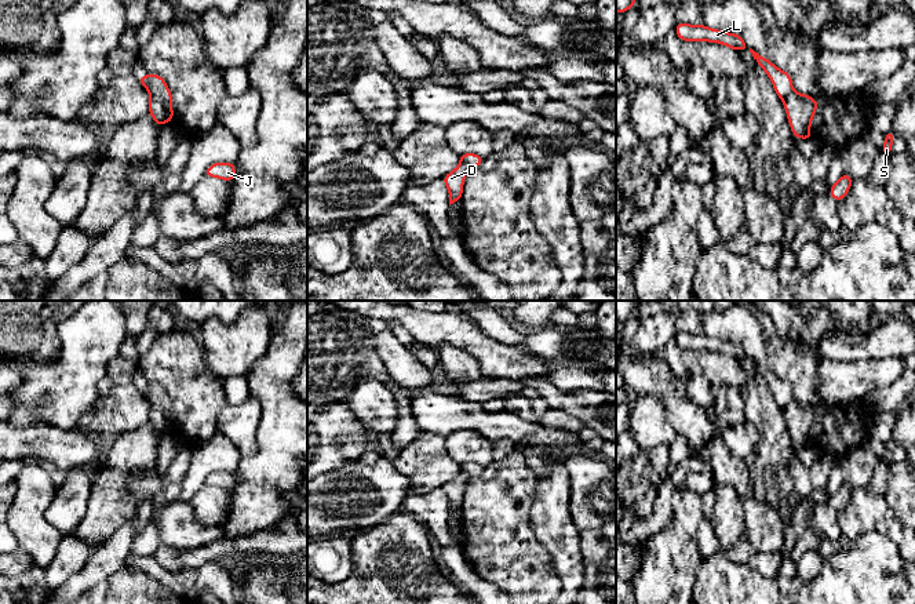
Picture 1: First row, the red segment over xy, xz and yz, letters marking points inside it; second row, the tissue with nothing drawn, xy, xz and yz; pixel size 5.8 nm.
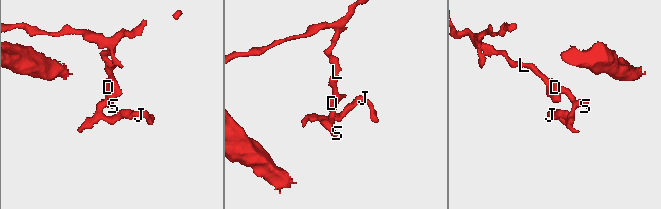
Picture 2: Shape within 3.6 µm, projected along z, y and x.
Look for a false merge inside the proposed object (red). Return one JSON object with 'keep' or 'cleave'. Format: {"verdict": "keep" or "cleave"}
{"verdict": "keep"}

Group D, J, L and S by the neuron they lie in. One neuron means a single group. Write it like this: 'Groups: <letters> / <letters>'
Groups: D J L S

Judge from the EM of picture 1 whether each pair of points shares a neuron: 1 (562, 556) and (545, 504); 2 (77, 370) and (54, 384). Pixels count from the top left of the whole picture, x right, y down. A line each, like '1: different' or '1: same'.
1: same
2: same

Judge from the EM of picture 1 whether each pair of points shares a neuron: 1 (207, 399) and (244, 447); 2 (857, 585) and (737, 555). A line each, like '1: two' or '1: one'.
1: two
2: two

